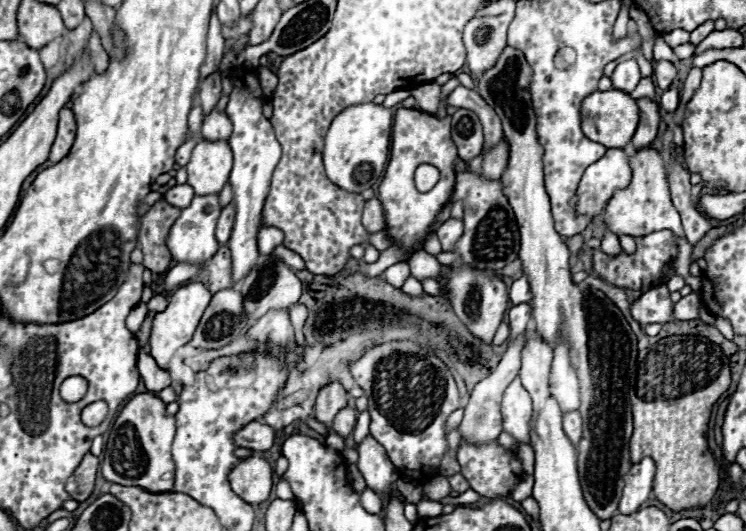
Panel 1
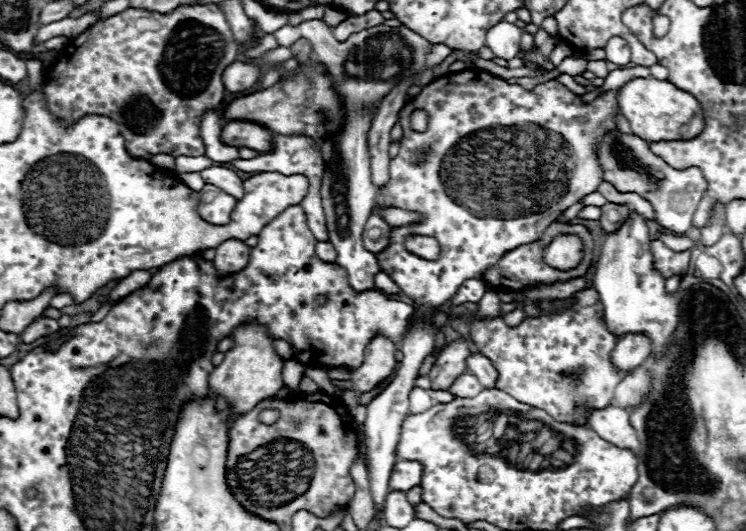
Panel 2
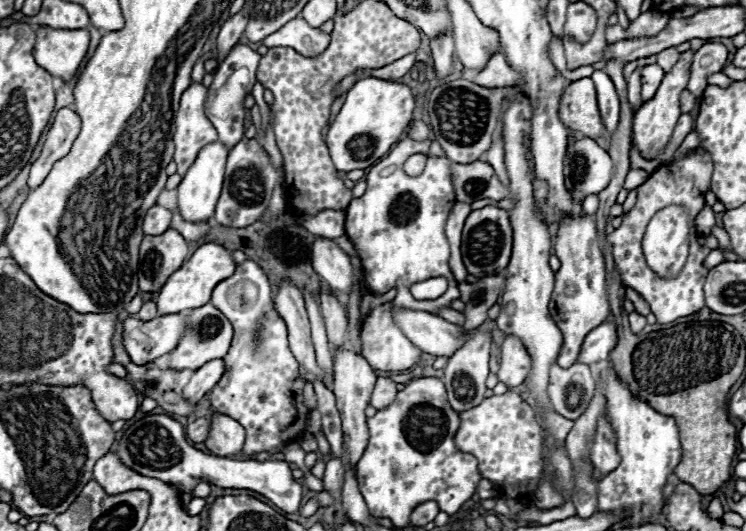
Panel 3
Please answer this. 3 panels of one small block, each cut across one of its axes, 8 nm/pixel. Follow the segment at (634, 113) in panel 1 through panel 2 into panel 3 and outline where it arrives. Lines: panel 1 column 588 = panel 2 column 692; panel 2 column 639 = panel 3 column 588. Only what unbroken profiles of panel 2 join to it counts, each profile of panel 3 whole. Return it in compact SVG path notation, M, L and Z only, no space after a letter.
M590 78L570 82L562 96L558 116L562 124L582 136L596 138L598 134L606 136L606 128L600 120L598 104L596 104L596 90Z

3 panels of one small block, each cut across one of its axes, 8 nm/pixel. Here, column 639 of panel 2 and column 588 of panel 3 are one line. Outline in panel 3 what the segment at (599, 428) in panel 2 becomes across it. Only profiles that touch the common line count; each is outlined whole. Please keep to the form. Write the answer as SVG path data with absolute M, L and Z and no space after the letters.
M600 418L600 422L596 424L596 434L590 440L588 450L590 450L592 464L602 474L612 472L620 464L620 454L616 450L616 436L614 436L610 424L606 422L606 418Z

